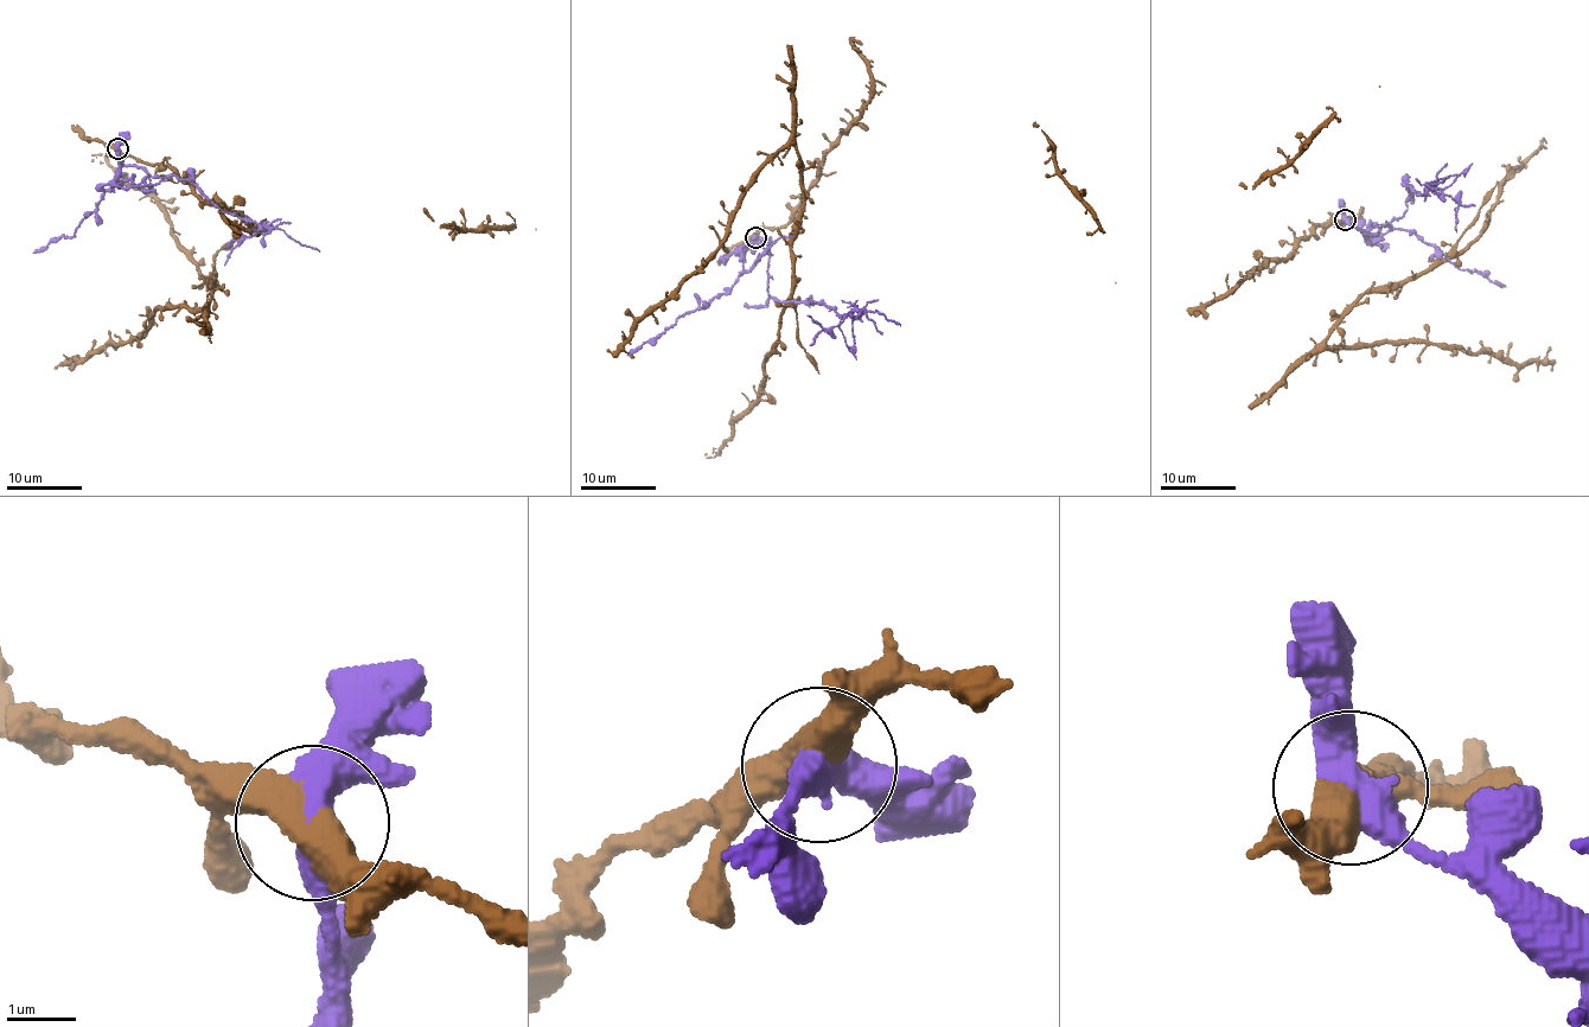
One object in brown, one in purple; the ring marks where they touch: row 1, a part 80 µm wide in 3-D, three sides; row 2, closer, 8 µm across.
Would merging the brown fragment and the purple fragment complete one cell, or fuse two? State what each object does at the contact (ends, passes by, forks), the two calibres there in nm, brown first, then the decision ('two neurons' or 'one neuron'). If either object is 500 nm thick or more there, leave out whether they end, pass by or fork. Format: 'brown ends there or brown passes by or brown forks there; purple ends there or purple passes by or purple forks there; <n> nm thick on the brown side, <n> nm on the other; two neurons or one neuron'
480 nm thick on the brown side, 500 nm on the other; two neurons

